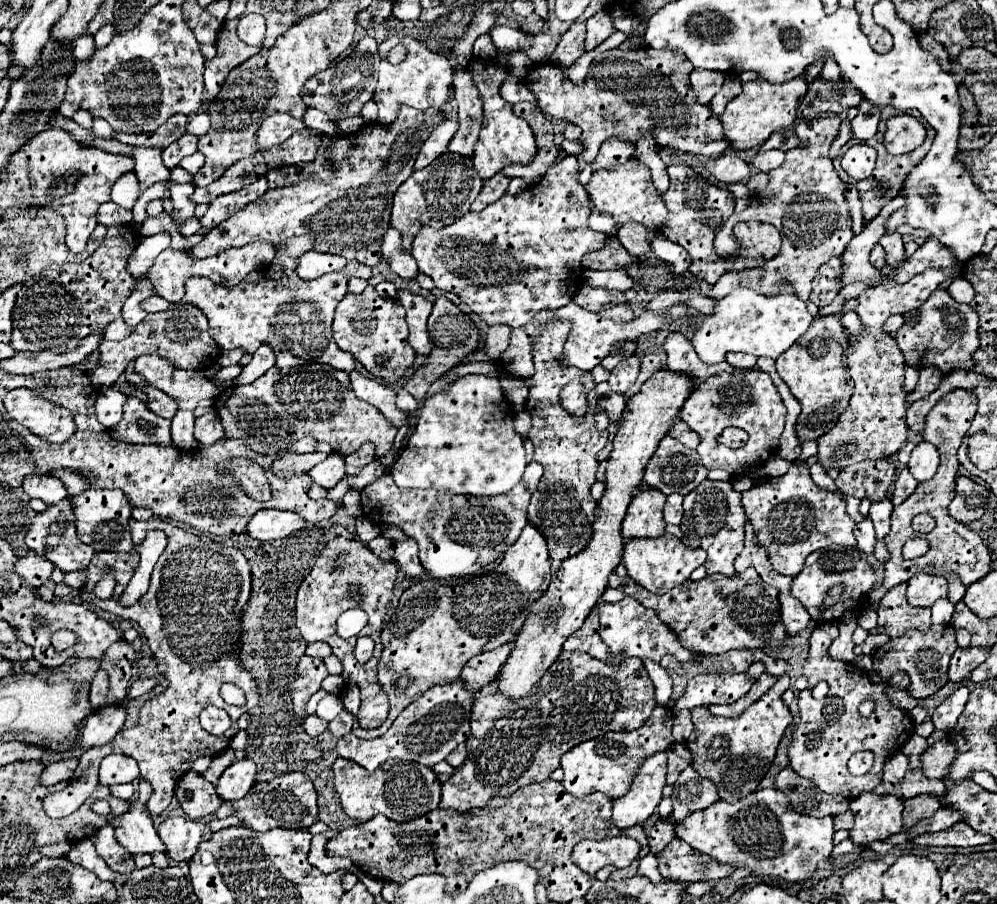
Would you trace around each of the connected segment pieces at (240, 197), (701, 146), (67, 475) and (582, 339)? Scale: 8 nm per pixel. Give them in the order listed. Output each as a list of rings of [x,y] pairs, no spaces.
[[[260,177],[256,183],[240,189],[240,191],[232,191],[232,193],[228,193],[228,195],[216,197],[216,199],[208,205],[206,215],[200,219],[200,223],[202,223],[202,233],[210,231],[210,229],[216,227],[220,221],[228,219],[236,209],[242,209],[244,205],[256,201],[266,189],[268,189],[268,181],[266,181],[266,177]]]
[[[616,47],[608,51],[608,57],[590,65],[582,85],[566,79],[560,67],[552,63],[532,65],[524,83],[536,93],[538,107],[546,115],[572,121],[582,129],[584,151],[578,156],[579,168],[593,161],[601,144],[610,137],[636,143],[640,137],[652,135],[660,147],[716,159],[730,149],[730,143],[724,139],[720,119],[696,99],[688,81],[690,71],[692,63],[680,53],[640,47],[628,55],[628,51]]]
[[[64,469],[64,471],[48,471],[48,475],[54,475],[54,477],[60,477],[60,481],[64,483],[68,495],[80,495],[82,491],[90,489],[92,483],[88,477],[72,471],[72,469]]]
[[[568,303],[568,305],[560,307],[558,311],[554,311],[554,317],[552,319],[568,319],[568,321],[572,321],[572,335],[568,335],[566,345],[564,345],[564,361],[568,365],[574,365],[574,367],[582,369],[582,371],[592,371],[604,359],[604,355],[608,355],[610,347],[616,341],[622,341],[622,339],[636,341],[640,335],[658,331],[660,325],[662,325],[662,315],[652,313],[652,311],[644,311],[634,321],[624,323],[624,325],[618,325],[618,323],[610,321],[610,319],[598,317],[596,313],[592,313],[592,311],[584,309],[584,307],[578,307],[576,303]]]

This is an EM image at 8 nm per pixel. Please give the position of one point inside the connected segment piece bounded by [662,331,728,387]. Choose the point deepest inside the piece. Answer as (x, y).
(681, 356)

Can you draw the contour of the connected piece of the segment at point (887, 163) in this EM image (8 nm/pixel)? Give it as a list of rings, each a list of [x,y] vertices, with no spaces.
[[[922,121],[922,123],[924,123],[924,127],[926,127],[926,131],[928,131],[926,141],[924,141],[916,151],[910,151],[910,153],[900,155],[900,157],[892,157],[890,153],[884,151],[884,147],[882,147],[882,133],[878,133],[876,137],[872,137],[872,139],[866,141],[868,145],[872,145],[872,147],[878,149],[878,159],[876,159],[876,167],[874,167],[872,175],[870,175],[868,179],[864,179],[864,181],[856,181],[856,187],[858,187],[858,191],[860,191],[860,199],[862,199],[862,203],[864,203],[864,221],[872,221],[872,219],[880,213],[880,209],[882,209],[888,201],[892,201],[892,199],[898,195],[898,191],[900,191],[900,187],[902,187],[902,181],[904,181],[904,175],[928,153],[930,145],[932,145],[932,139],[934,139],[934,129],[932,129],[926,121]]]

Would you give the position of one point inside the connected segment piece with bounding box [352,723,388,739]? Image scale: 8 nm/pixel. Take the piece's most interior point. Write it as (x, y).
(358, 730)

